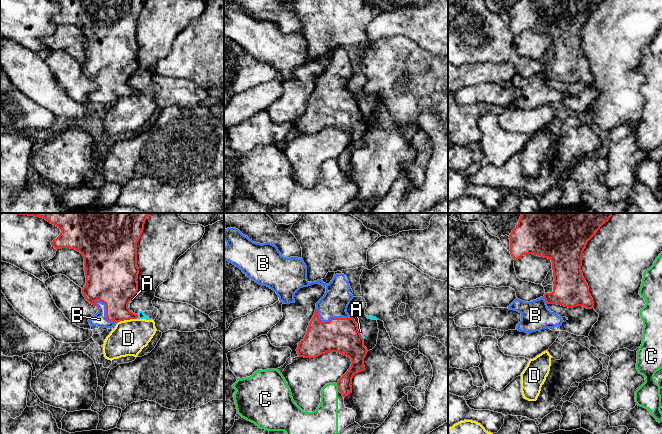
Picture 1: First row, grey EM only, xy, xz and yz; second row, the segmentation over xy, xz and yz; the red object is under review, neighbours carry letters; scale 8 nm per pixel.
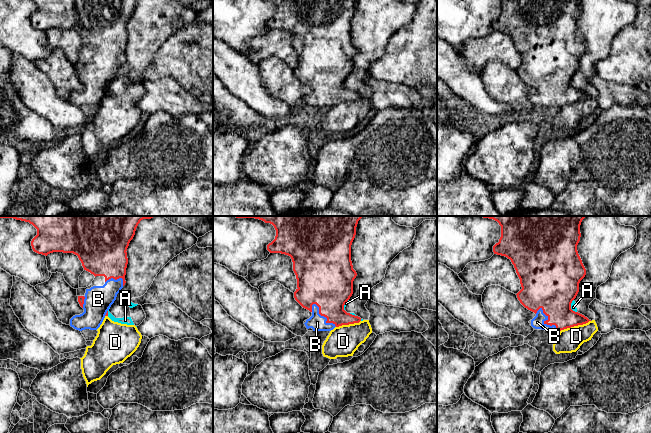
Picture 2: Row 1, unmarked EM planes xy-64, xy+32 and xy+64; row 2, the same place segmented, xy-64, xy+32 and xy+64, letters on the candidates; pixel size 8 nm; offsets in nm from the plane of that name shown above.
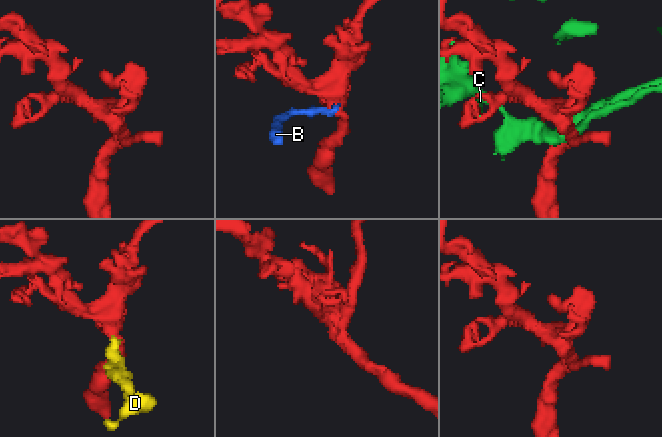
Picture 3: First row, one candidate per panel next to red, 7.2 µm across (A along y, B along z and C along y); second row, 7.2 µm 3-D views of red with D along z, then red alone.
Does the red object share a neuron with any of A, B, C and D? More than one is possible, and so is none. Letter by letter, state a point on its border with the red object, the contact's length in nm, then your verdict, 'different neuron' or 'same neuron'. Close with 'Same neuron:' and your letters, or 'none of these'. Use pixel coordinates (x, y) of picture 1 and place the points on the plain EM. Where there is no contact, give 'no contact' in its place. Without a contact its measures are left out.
A: contact xy (137, 92); length 40 nm; different neuron
B: contact xz (330, 96); length 280 nm; same neuron
C: contact xz (338, 163); length 70 nm; different neuron
D: contact xy (127, 95); length 180 nm; different neuron
Same neuron: B

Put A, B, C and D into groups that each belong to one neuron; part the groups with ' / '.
A D / B / C

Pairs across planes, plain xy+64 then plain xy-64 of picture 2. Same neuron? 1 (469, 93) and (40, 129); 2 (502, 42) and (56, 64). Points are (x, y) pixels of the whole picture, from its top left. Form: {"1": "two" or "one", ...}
{"1": "one", "2": "two"}

